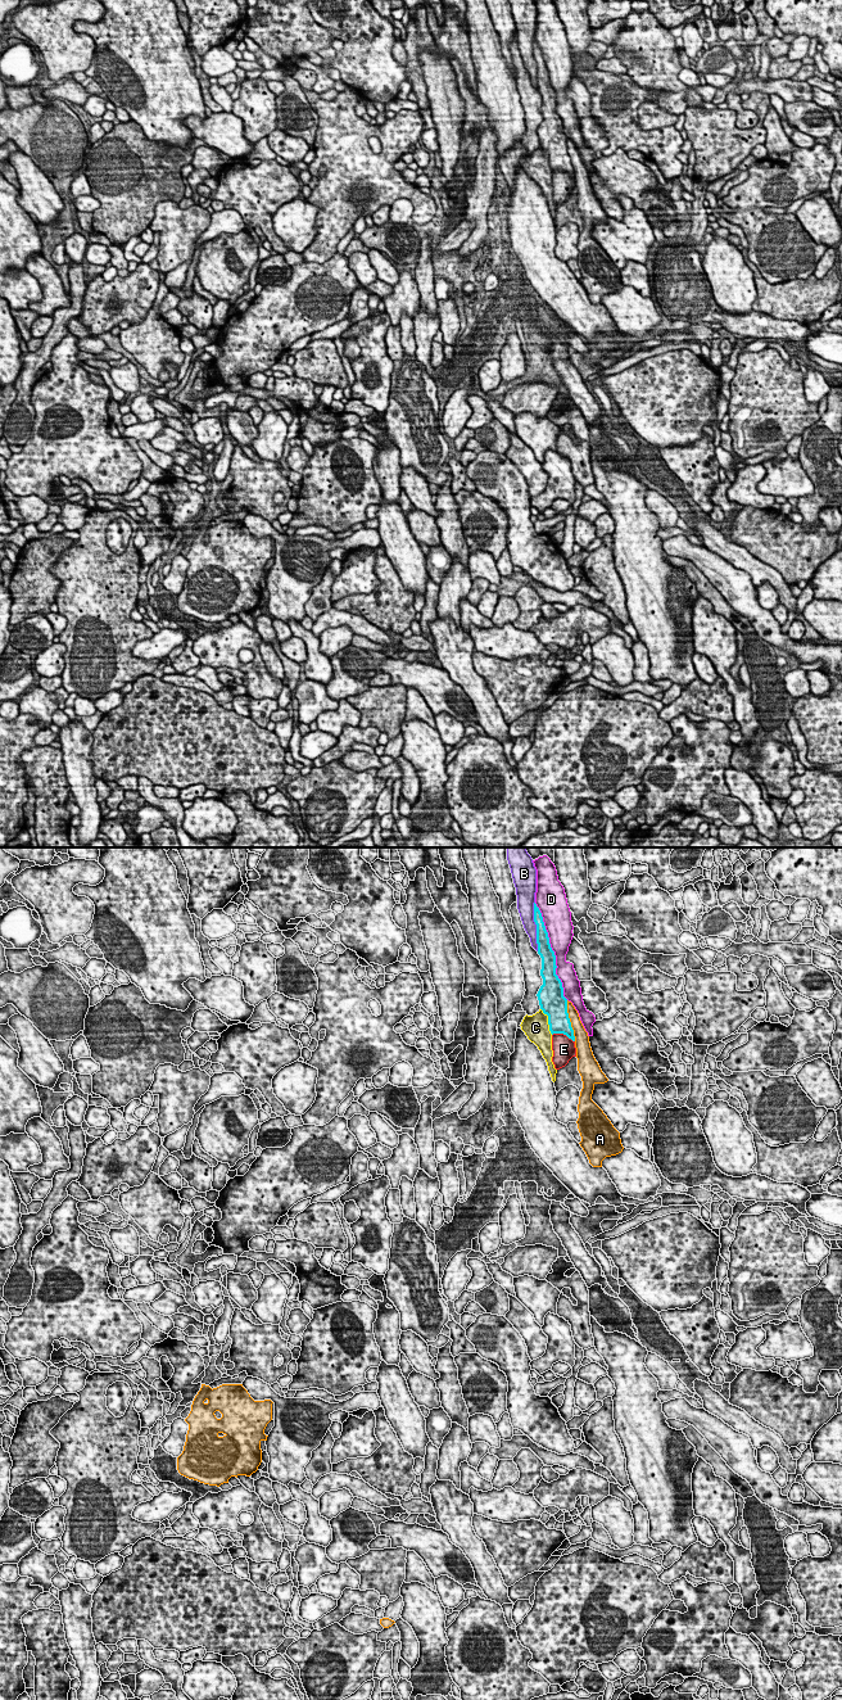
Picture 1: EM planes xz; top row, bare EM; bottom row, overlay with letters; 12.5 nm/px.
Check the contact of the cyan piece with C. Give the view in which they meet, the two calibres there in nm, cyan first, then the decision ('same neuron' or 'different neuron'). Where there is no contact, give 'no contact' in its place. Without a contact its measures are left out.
xz | 320/320 nm | different neuron

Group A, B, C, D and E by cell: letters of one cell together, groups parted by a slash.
A / B / C / D / E

